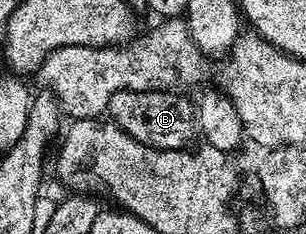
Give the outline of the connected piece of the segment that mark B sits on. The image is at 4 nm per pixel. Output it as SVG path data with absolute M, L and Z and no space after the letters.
M124 89L111 95L107 110L112 124L126 138L150 145L153 149L183 149L190 144L193 133L195 137L195 105L189 102L188 96L177 91L164 93L140 93Z

